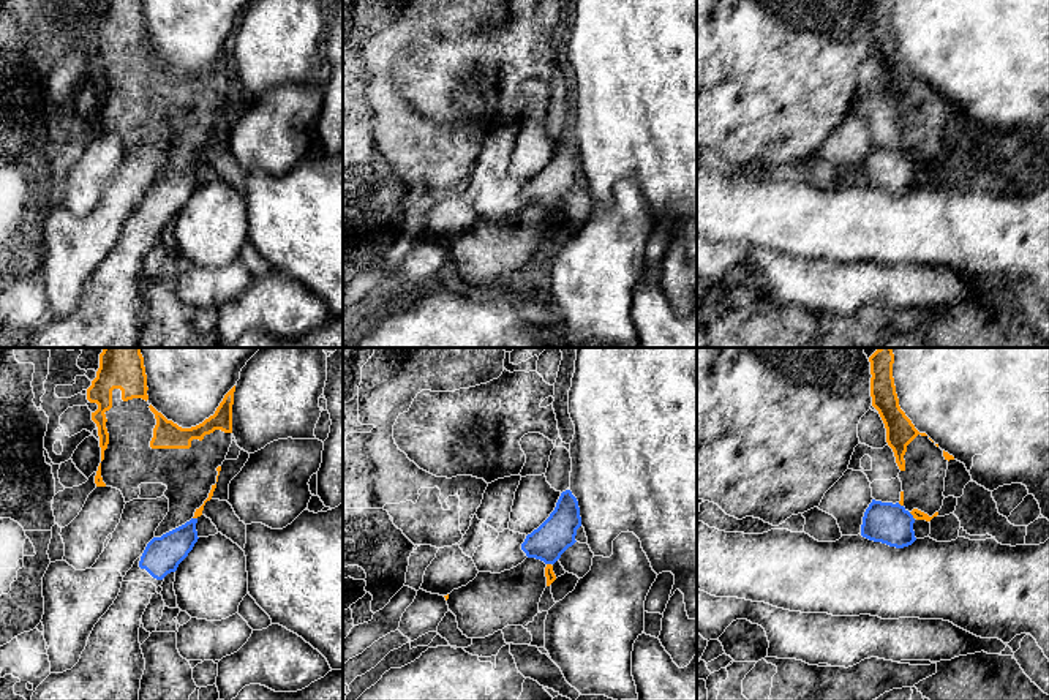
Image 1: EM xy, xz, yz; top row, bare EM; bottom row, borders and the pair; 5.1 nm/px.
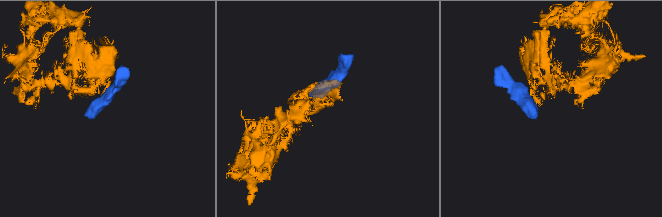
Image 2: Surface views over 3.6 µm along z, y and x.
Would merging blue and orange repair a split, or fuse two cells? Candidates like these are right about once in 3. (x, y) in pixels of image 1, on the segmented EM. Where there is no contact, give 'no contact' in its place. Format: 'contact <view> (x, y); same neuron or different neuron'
contact yz (912, 515); different neuron

